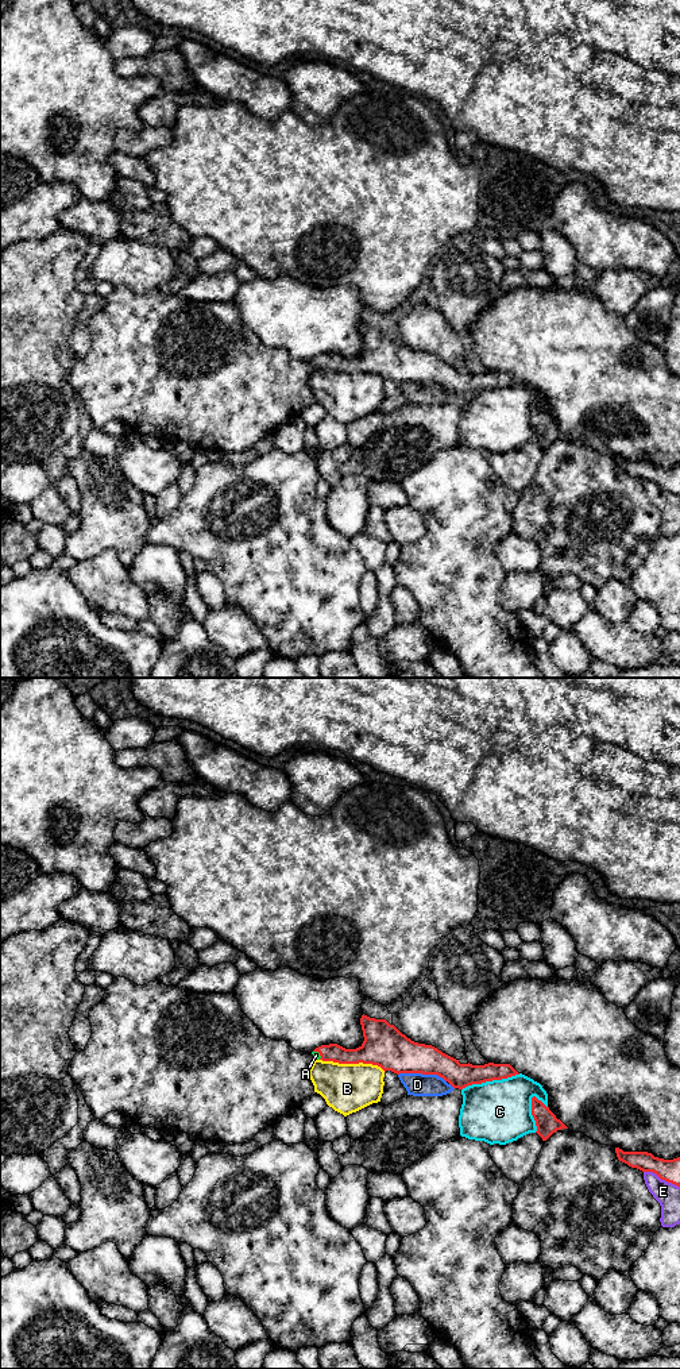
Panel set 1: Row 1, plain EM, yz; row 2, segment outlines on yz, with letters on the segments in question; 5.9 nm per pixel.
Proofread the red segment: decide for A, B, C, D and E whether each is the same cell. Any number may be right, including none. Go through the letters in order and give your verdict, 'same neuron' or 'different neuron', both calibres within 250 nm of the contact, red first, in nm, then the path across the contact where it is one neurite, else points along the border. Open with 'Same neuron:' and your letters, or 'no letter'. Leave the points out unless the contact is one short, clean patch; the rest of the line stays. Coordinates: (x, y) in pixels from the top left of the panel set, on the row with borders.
Same neuron: A
A: same neuron | 110/50 nm | across yz (332, 1052), (319, 1052), (316, 1055)
B: different neuron | 240/300 nm
C: different neuron | 150/380 nm
D: different neuron | 240/140 nm
E: different neuron | 130/140 nm

